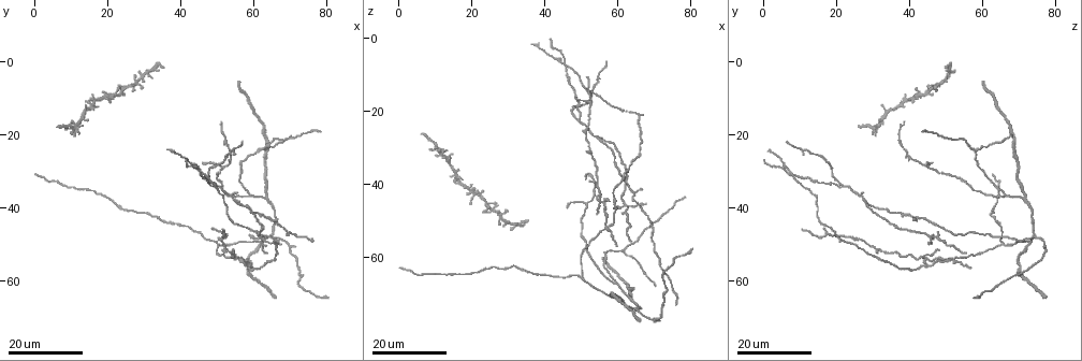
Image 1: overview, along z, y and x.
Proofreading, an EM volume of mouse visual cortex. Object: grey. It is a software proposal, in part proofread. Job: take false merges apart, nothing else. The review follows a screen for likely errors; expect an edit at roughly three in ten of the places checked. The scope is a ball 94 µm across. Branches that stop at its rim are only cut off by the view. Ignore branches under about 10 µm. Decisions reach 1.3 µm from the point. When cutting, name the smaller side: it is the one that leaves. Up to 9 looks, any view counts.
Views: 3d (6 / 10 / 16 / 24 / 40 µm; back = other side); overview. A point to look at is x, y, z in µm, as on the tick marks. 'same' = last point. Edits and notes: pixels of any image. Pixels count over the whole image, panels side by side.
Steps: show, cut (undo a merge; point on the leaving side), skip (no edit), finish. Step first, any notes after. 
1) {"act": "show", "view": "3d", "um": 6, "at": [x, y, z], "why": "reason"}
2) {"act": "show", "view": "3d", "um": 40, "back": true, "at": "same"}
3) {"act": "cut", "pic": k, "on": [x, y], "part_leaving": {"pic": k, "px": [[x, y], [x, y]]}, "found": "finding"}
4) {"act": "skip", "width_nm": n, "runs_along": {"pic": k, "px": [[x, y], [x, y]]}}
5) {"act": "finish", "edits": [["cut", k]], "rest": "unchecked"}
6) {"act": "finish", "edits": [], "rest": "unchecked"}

{"act": "show", "view": "3d", "um": 16, "at": [49.5, 33.5, 22.5], "why": "branch point"}

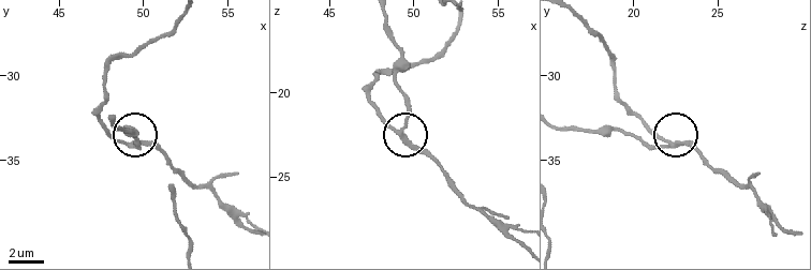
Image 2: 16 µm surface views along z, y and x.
{"act": "show", "view": "3d", "um": 10, "at": [49.1, 34.1, 22.4]}

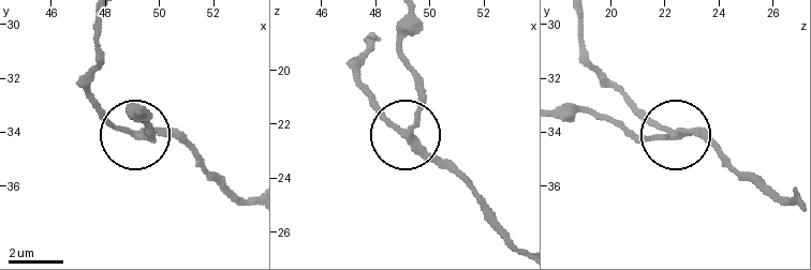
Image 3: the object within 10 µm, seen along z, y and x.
{"act": "skip", "arms": 3, "runs_along": {"pic": 3, "px": [[558, 109], [586, 109], [648, 136], [671, 134], [636, 104]]}, "found": "one neuron here"}

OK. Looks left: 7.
{"act": "show", "view": "3d", "um": 16, "at": [55.0, 39.0, 28.0]}

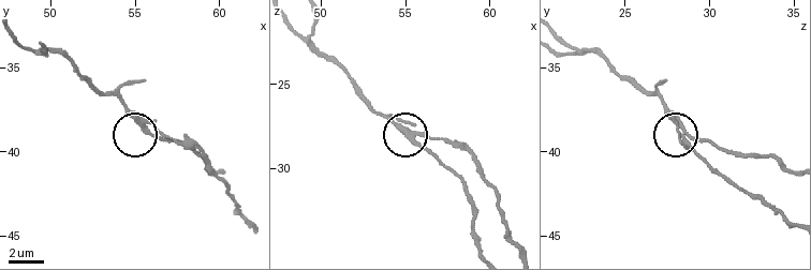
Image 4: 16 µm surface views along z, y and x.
{"act": "show", "view": "3d", "um": 10, "at": [55.5, 38.3, 28.2]}

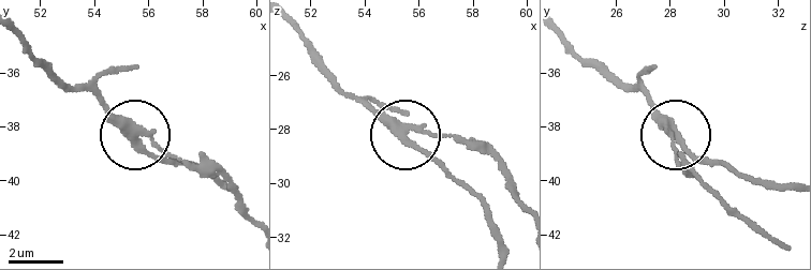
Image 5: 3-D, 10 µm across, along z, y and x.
{"act": "cut", "pic": 5, "on": [443, 135], "side_arm_um": 39, "part_leaving": {"pic": 5, "px": [[412, 130], [486, 151], [520, 206]]}, "found": "a second neuron is stuck on"}

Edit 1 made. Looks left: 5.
{"act": "show", "view": "3d", "um": 16, "at": [51.5, 29.0, 45.5], "why": "sudden change in width"}

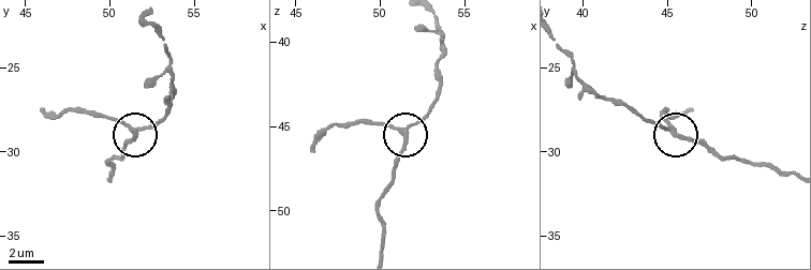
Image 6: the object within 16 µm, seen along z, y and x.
{"act": "show", "view": "3d", "um": 6, "at": [52.2, 28.6, 44.9]}

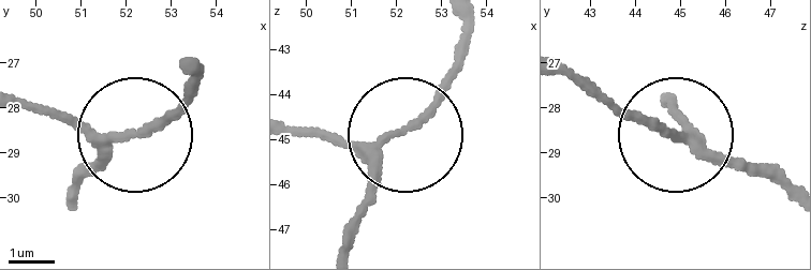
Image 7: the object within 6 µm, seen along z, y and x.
{"act": "skip", "runs_along": {"pic": 7, "px": [[792, 197], [688, 151], [600, 90]]}, "found": "all the same neuron"}

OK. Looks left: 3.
{"act": "show", "view": "3d", "um": 16, "at": [57.0, 54.0, 51.5], "why": "four or more arms meet"}

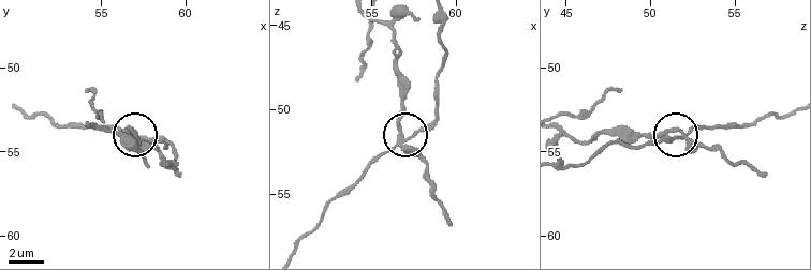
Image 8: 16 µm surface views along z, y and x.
{"act": "show", "view": "3d", "um": 10, "at": [57.6, 54.1, 51.5]}

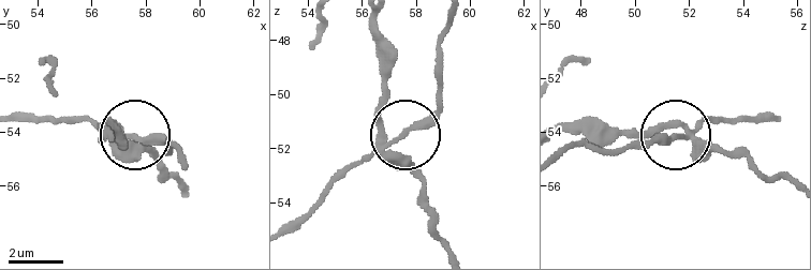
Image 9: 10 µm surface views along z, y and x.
{"act": "cut", "pic": 9, "on": [136, 162], "side_arm_um": 162, "part_leaving": {"pic": 9, "px": [[689, 136], [671, 129], [629, 136], [560, 129]]}, "found": "two neurons meet here"}

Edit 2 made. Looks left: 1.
{"act": "finish", "edits": [["cut", 5], ["cut", 9]], "rest": "unchecked"}

